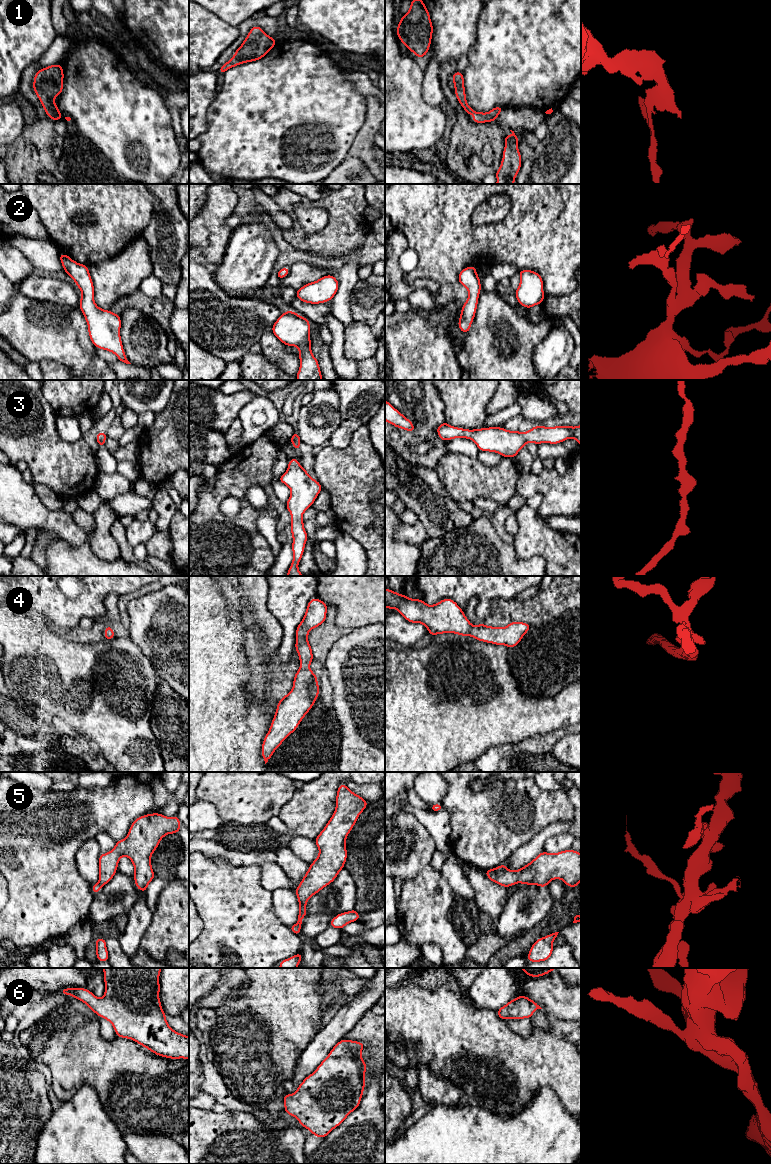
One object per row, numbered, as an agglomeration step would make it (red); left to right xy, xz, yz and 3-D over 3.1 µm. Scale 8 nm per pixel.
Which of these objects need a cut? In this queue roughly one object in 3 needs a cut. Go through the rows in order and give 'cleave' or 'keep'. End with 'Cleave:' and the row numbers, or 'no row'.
1: keep
2: keep
3: keep
4: keep
5: cleave
6: keep
Cleave: 5

